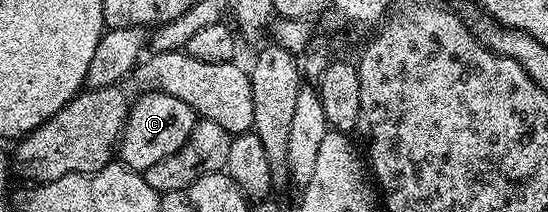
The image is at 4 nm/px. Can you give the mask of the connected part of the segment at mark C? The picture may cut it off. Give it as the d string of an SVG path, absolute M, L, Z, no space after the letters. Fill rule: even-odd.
M157 91L143 92L131 104L130 116L126 119L126 128L122 130L122 139L116 150L121 164L136 170L137 173L145 174L146 169L152 167L152 163L160 163L160 159L184 147L188 135L192 135L195 120L194 109L188 107L184 99L176 99L172 95Z

